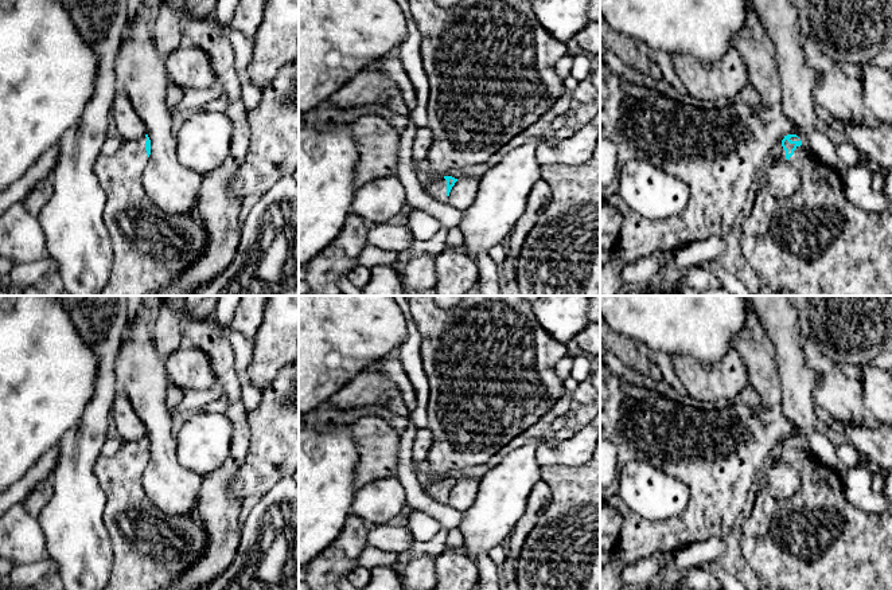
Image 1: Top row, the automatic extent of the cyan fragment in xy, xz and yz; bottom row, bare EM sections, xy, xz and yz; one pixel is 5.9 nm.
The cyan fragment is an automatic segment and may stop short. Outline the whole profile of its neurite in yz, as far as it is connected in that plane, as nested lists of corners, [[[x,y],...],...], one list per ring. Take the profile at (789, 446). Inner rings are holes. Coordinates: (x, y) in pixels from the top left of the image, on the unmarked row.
[[[787,435],[782,441],[783,452],[776,458],[778,462],[792,465],[801,477],[799,491],[786,503],[776,501],[760,485],[760,492],[756,497],[751,516],[744,521],[740,547],[741,554],[752,571],[771,589],[771,590],[892,590],[892,513],[866,512],[854,507],[845,495],[844,480],[840,473],[819,461],[806,445],[796,435]]]

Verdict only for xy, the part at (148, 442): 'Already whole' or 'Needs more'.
Needs more

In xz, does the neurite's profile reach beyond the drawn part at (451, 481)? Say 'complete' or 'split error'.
split error

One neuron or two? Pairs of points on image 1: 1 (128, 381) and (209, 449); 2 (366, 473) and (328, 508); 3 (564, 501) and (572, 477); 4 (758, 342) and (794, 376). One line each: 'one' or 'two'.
1: two
2: two
3: one
4: two

